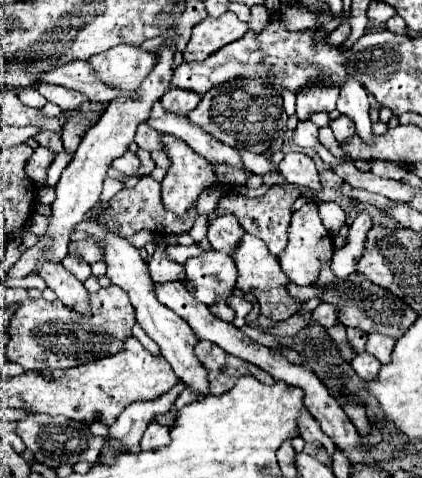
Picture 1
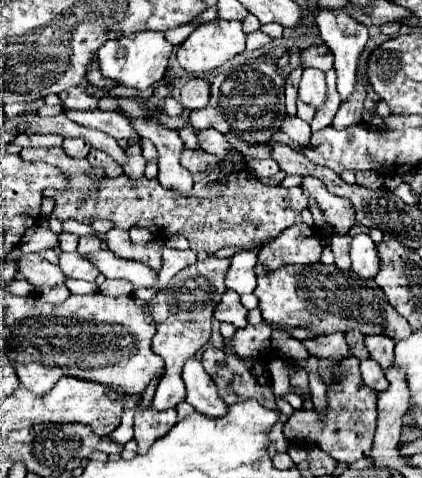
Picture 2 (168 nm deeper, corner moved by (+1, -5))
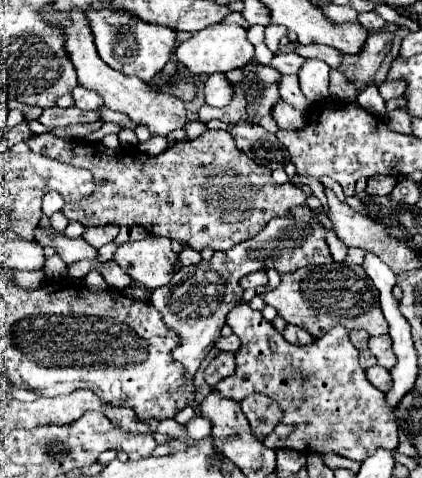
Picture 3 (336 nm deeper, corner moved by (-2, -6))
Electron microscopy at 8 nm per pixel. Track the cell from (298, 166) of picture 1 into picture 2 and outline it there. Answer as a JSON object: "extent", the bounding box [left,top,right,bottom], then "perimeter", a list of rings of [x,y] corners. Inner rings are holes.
{"extent":[301,177,357,235],"perimeter":[[[305,177],[301,187],[303,187],[303,191],[307,191],[317,201],[317,205],[323,211],[325,221],[333,229],[333,233],[347,235],[357,225],[351,201],[329,193],[325,189],[325,183],[323,181],[319,181],[315,177]]]}

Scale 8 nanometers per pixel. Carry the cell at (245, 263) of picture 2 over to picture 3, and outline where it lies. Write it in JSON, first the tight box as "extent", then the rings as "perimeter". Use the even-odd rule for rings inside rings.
{"extent":[240,270,268,290],"perimeter":[[[256,270],[252,274],[246,274],[242,280],[240,280],[240,286],[246,290],[246,288],[258,288],[258,286],[266,286],[268,284],[268,278],[264,274],[264,270]]]}

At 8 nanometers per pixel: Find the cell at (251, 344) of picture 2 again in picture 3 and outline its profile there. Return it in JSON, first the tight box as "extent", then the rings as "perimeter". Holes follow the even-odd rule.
{"extent":[216,334,240,352],"perimeter":[[[232,334],[232,336],[228,336],[228,338],[220,338],[220,340],[216,342],[216,348],[218,348],[218,350],[238,352],[238,348],[240,348],[240,340],[236,338],[236,334]]]}

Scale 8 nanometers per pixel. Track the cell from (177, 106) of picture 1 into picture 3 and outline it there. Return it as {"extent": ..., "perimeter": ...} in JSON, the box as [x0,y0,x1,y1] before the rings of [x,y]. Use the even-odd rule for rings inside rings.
{"extent":[204,74,232,106],"perimeter":[[[212,74],[204,82],[204,98],[208,106],[226,106],[232,98],[232,88],[228,86],[224,74]]]}

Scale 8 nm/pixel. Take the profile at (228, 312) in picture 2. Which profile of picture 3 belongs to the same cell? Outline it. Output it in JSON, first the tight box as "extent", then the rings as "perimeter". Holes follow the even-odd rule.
{"extent":[216,302,398,462],"perimeter":[[[246,302],[236,304],[230,312],[226,322],[234,330],[234,334],[240,338],[242,346],[236,354],[236,374],[224,378],[216,388],[220,394],[232,400],[242,400],[252,392],[268,394],[270,398],[278,400],[280,408],[284,410],[282,422],[274,428],[268,440],[264,444],[268,448],[292,448],[302,454],[338,454],[356,462],[362,462],[368,458],[368,454],[374,454],[376,448],[388,448],[396,450],[398,446],[398,426],[388,418],[388,406],[384,406],[384,392],[372,386],[366,380],[366,372],[358,364],[358,350],[352,346],[348,338],[348,330],[342,326],[336,326],[322,338],[314,340],[310,346],[294,346],[282,338],[280,332],[274,330],[274,326],[264,322],[262,314],[258,310],[252,310]]]}

